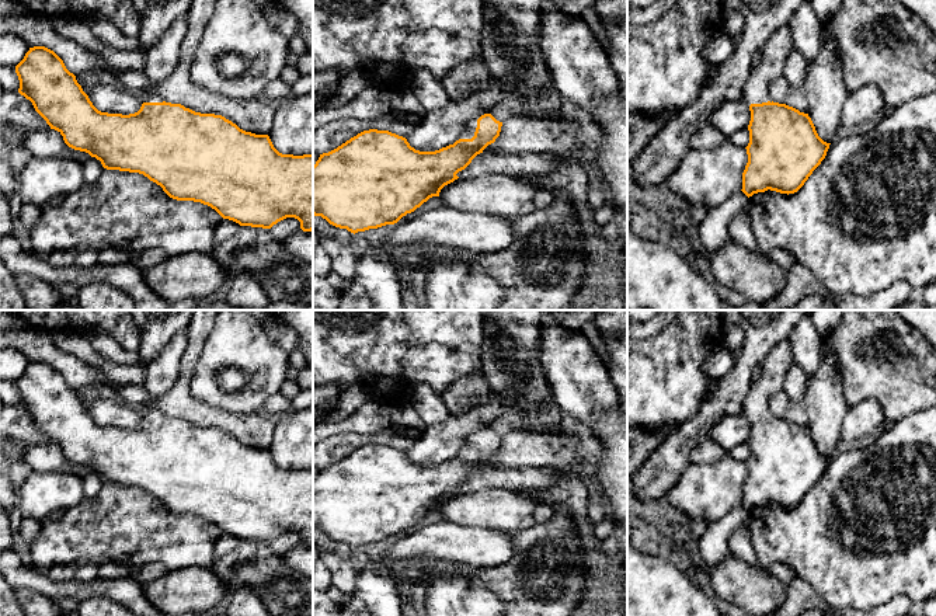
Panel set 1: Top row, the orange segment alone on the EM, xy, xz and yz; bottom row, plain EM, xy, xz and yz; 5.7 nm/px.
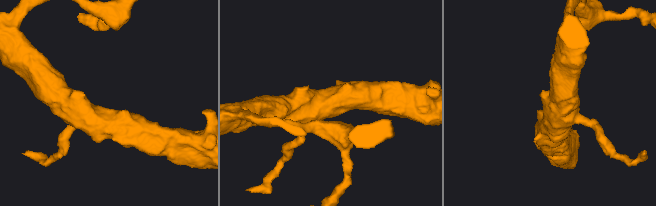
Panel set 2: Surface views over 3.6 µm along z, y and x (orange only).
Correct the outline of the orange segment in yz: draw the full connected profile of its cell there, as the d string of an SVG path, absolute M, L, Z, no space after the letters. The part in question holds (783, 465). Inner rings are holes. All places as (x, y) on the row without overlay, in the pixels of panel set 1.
M784 340L765 358L744 400L742 414L749 420L751 435L741 505L748 512L768 504L797 507L831 459L818 450L808 428L775 417L769 408L769 397L783 389L791 363L790 341Z

